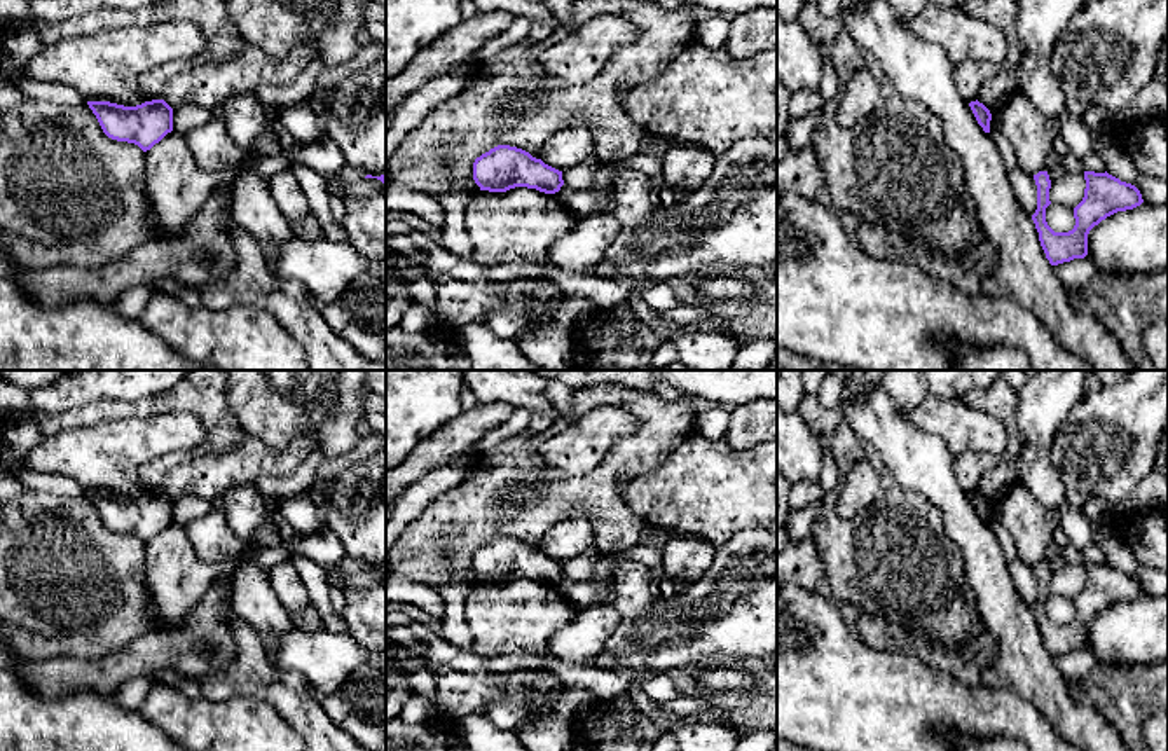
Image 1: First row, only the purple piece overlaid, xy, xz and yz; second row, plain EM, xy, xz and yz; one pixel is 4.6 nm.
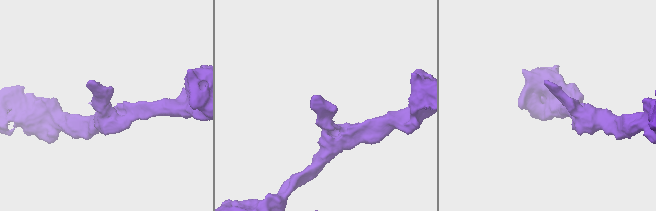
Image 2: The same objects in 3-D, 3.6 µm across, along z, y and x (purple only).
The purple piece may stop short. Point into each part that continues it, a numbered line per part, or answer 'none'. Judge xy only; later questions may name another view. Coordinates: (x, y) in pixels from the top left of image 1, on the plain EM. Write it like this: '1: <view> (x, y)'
none

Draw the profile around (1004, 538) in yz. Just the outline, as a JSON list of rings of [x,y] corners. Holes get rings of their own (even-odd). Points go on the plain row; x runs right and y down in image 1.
[[[993,508],[990,512],[990,529],[995,533],[1000,548],[1004,552],[1004,557],[1007,562],[1014,561],[1018,557],[1018,550],[1014,547],[1014,540],[1011,538],[1011,534],[1007,533],[1007,529],[1000,524],[1000,520],[997,519],[997,515],[993,513]]]

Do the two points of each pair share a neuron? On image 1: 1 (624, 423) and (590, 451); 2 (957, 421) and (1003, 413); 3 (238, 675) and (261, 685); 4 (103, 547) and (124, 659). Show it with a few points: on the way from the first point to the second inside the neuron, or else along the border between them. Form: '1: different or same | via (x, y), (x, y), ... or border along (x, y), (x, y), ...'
1: same | via (615, 423), (596, 442)
2: different | border along (961, 399), (1001, 423), (1001, 454)
3: same | via (243, 675), (250, 675), (255, 680)
4: different | border along (159, 629), (152, 629), (98, 659), (82, 659)

